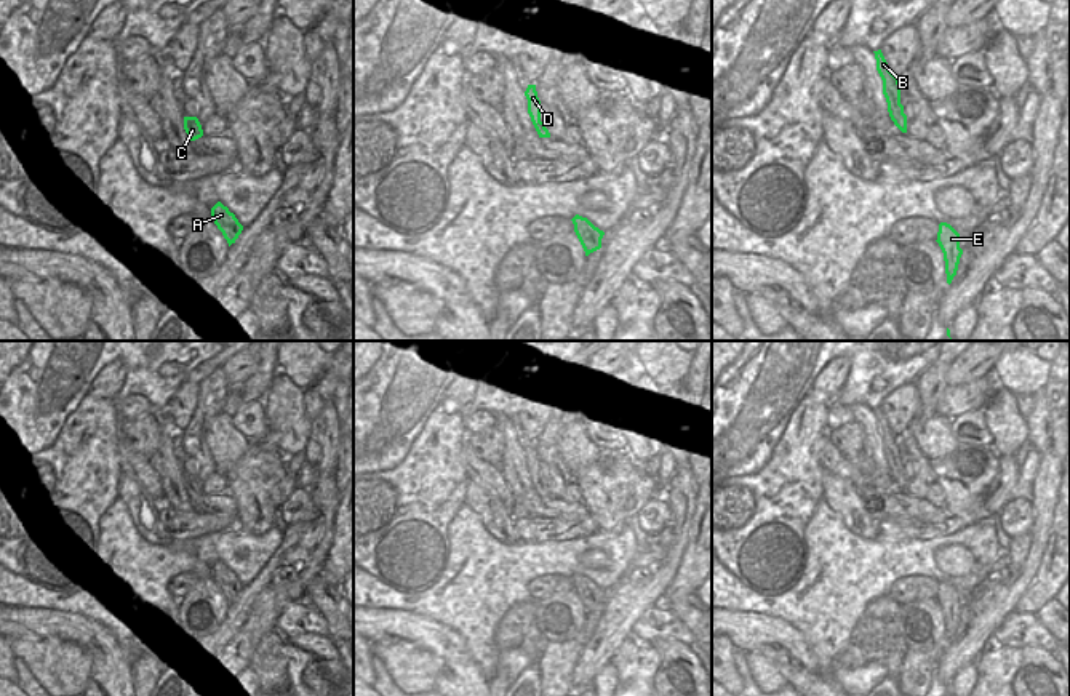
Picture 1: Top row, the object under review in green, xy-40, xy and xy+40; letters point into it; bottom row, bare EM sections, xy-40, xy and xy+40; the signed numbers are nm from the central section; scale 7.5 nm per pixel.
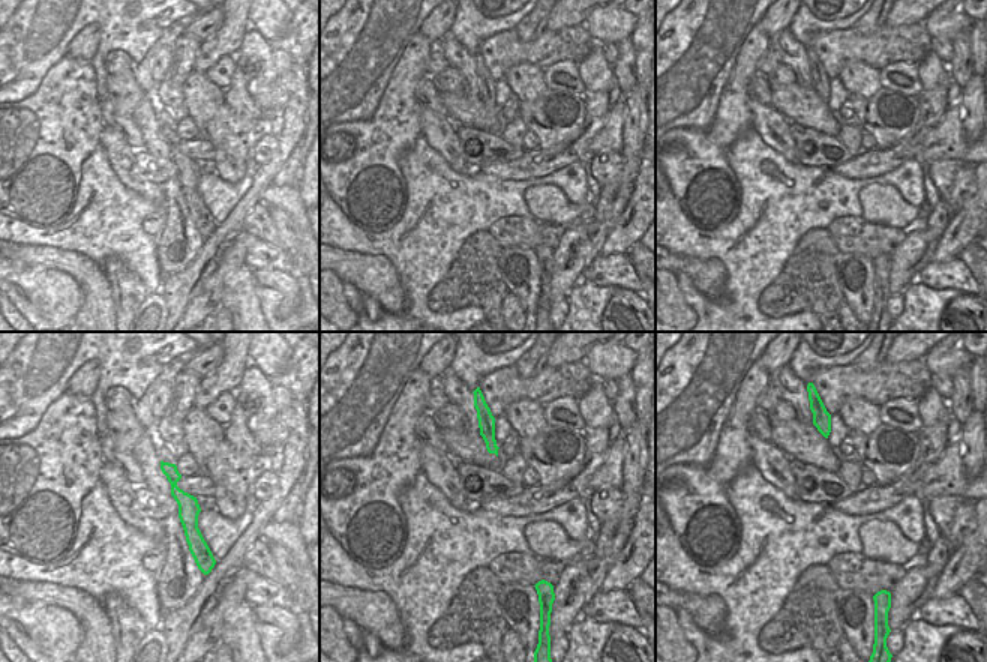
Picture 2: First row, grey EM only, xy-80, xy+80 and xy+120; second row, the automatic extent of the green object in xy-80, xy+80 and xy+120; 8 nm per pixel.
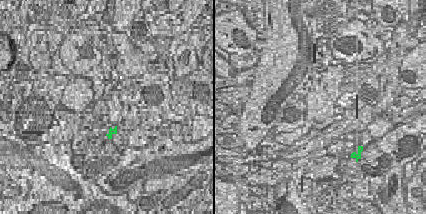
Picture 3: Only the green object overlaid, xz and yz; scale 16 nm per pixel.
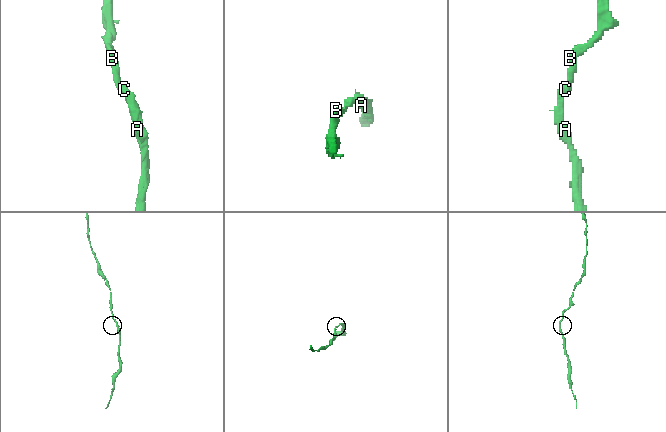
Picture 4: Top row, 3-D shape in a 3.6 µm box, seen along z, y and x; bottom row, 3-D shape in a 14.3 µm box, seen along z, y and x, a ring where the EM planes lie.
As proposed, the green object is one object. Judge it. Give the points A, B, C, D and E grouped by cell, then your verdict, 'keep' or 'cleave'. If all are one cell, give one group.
A B C D E; keep

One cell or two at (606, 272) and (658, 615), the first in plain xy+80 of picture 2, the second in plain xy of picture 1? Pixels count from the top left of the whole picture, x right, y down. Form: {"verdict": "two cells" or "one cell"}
{"verdict": "one cell"}

